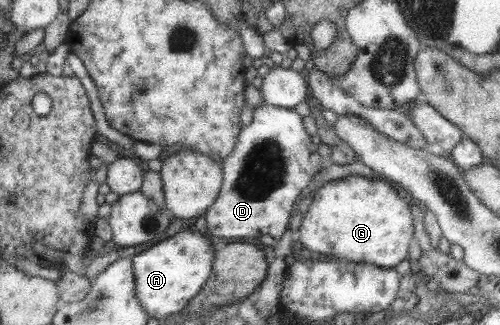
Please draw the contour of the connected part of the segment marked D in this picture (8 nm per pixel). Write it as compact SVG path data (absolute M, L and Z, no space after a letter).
M262 103L253 109L251 122L242 127L233 153L223 159L222 171L221 194L203 215L208 234L226 239L270 235L276 242L286 231L294 201L320 171L320 157L298 113Z

